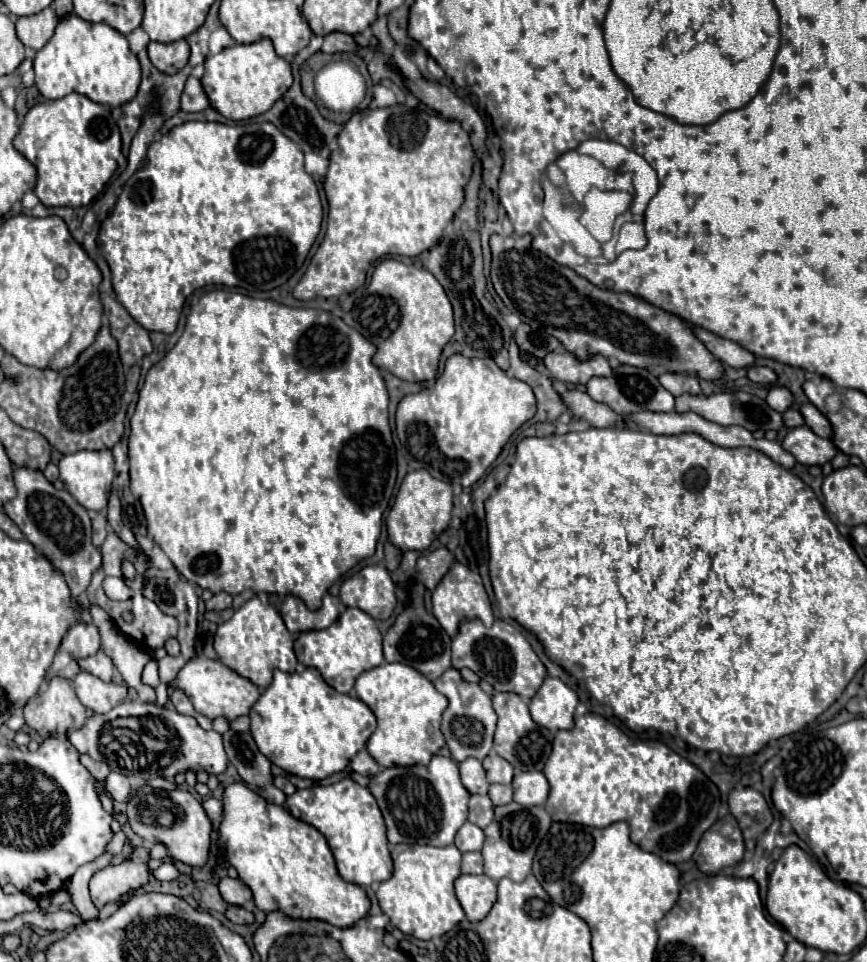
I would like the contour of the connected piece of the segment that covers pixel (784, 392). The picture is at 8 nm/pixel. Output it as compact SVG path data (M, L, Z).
M771 386L767 394L767 404L775 408L775 412L783 414L787 408L793 406L793 394L783 386Z

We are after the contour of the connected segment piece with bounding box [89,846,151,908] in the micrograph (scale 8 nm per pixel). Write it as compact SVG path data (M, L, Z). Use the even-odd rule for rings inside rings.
M137 846L131 852L131 858L105 866L103 870L95 872L89 880L91 900L97 908L103 908L107 902L119 900L121 894L125 894L131 888L141 888L149 882L149 856L147 846Z

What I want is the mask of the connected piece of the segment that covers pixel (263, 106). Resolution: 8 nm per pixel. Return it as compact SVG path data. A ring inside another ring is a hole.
M267 38L251 44L235 44L223 48L223 52L207 56L203 66L203 90L211 106L229 120L247 120L267 112L293 84L289 62L275 54L273 44Z

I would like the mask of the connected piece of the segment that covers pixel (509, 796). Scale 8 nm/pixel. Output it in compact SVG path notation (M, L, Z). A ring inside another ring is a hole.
M491 784L489 786L489 796L491 796L495 806L503 806L503 804L509 804L513 800L513 788L503 786L503 784Z

